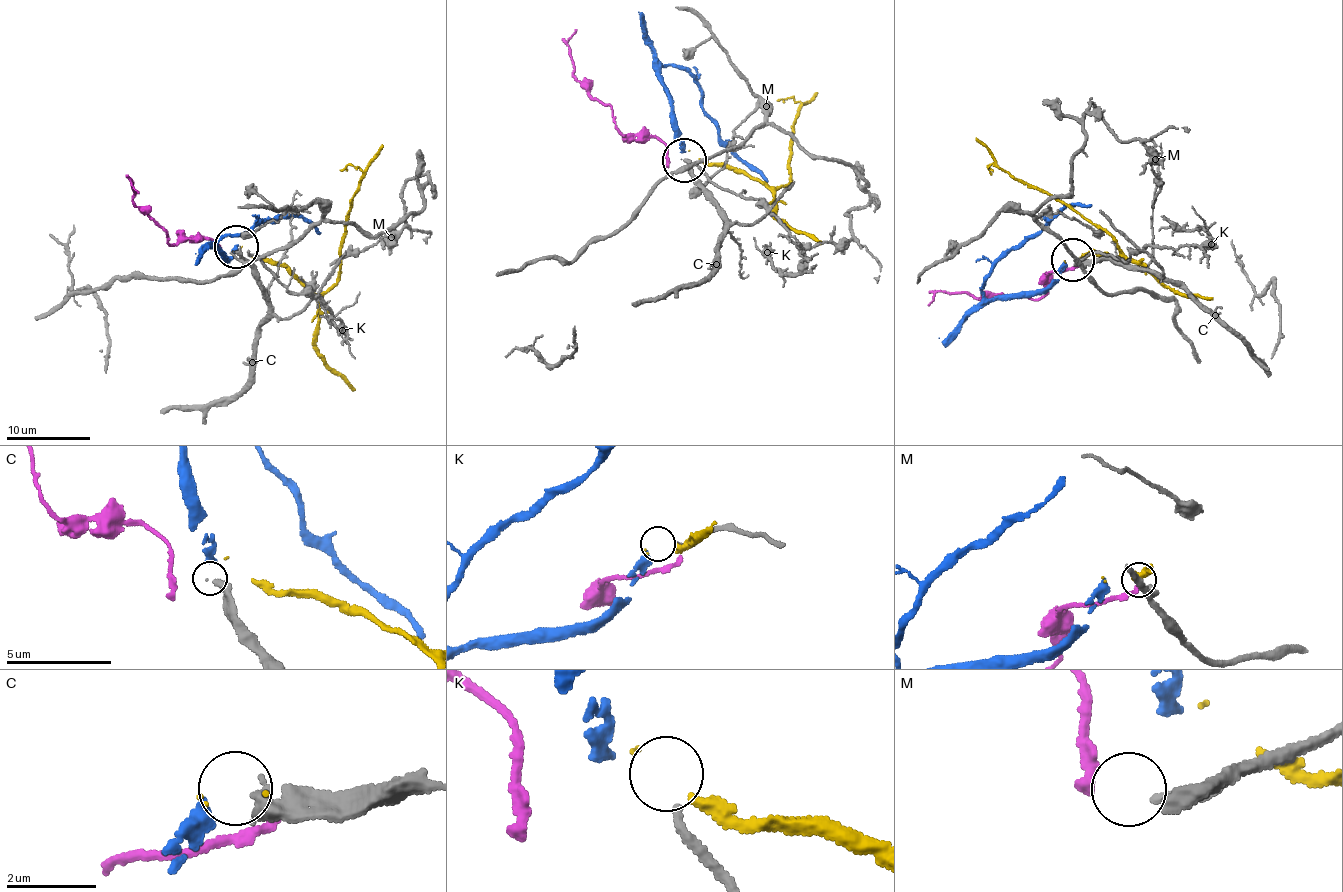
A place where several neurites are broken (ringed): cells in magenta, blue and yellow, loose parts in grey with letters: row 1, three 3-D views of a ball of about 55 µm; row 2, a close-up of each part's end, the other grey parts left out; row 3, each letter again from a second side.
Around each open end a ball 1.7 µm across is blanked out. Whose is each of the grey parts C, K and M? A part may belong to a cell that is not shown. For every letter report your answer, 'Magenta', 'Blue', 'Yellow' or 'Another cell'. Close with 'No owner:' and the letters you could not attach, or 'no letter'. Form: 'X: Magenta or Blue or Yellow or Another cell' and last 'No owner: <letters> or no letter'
C: Blue
K: Another cell
M: Magenta
No owner: K

